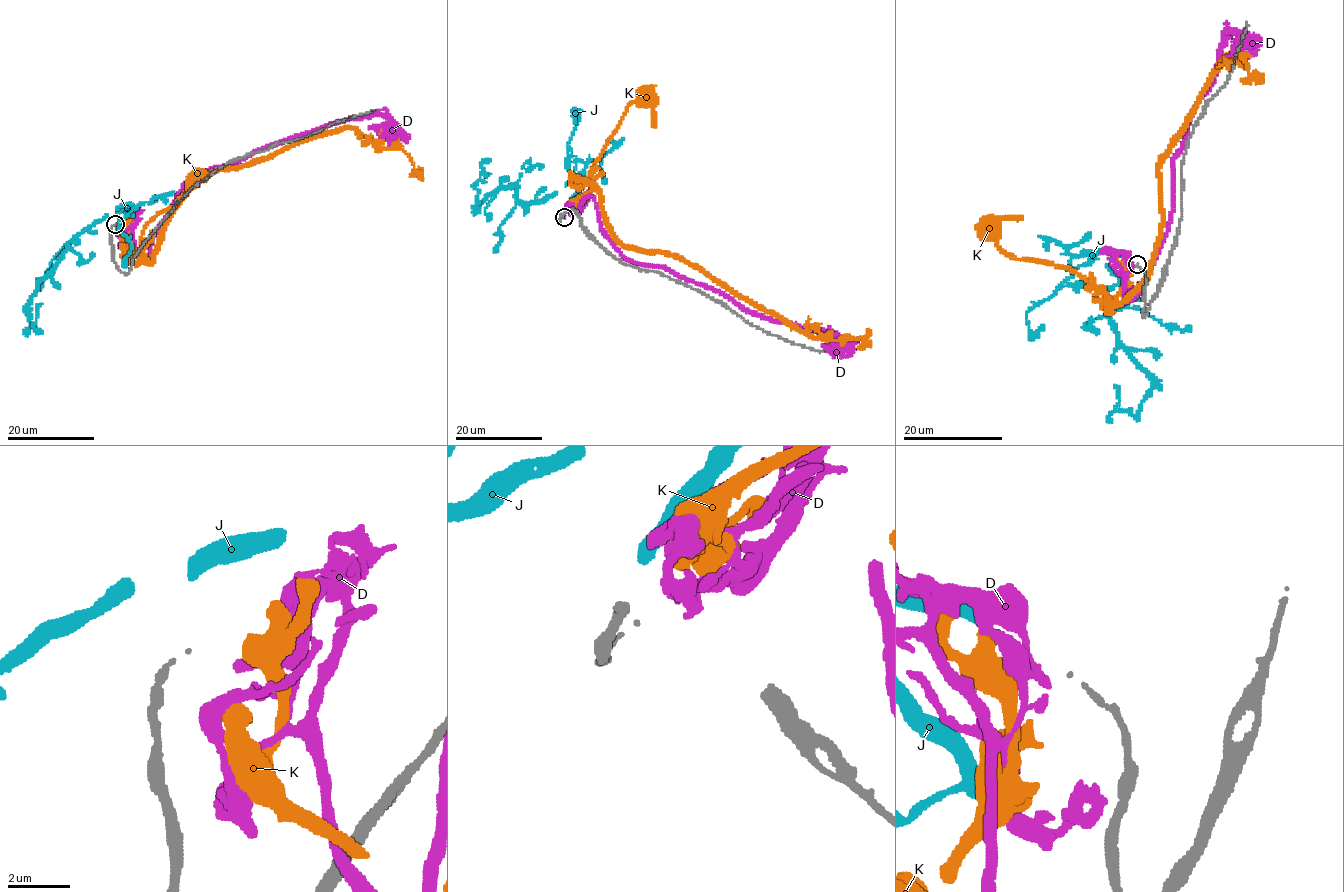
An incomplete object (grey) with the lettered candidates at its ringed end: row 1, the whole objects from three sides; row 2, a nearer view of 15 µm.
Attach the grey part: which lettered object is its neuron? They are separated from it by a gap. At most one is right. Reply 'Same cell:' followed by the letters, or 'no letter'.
Same cell: no letter

